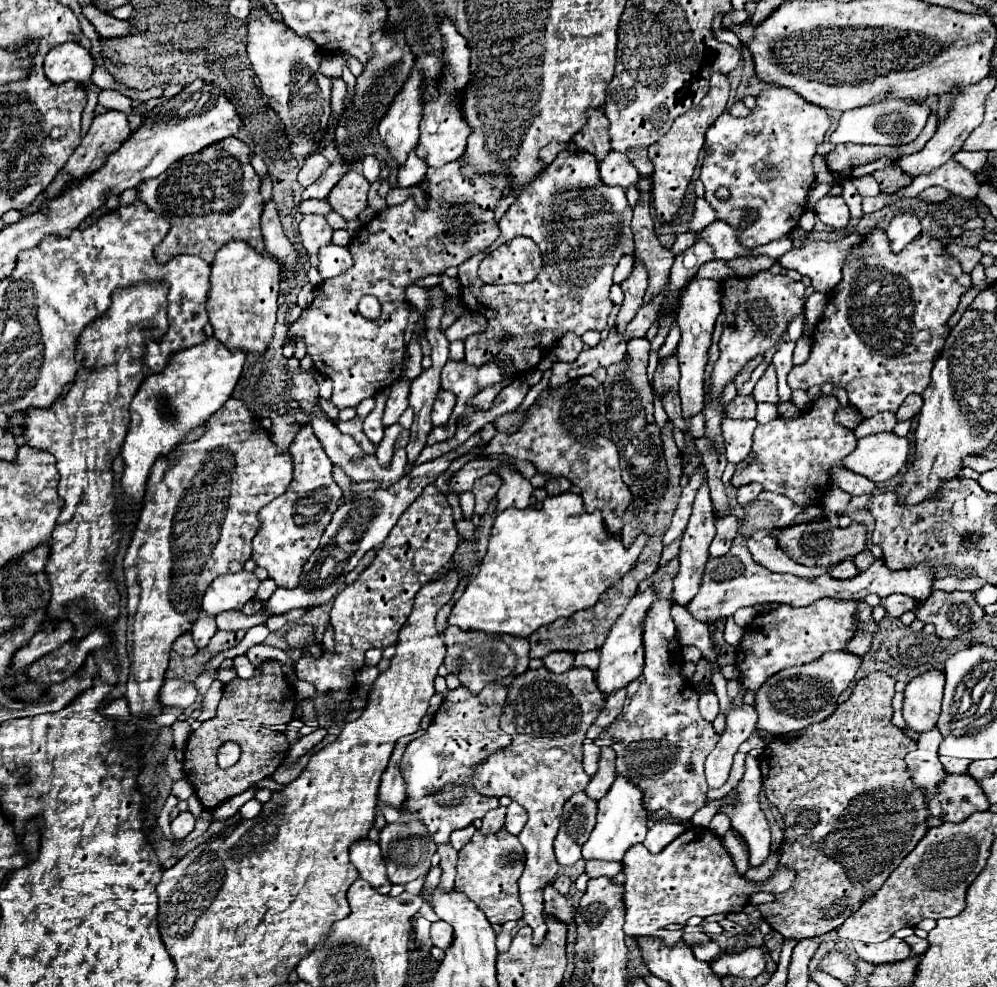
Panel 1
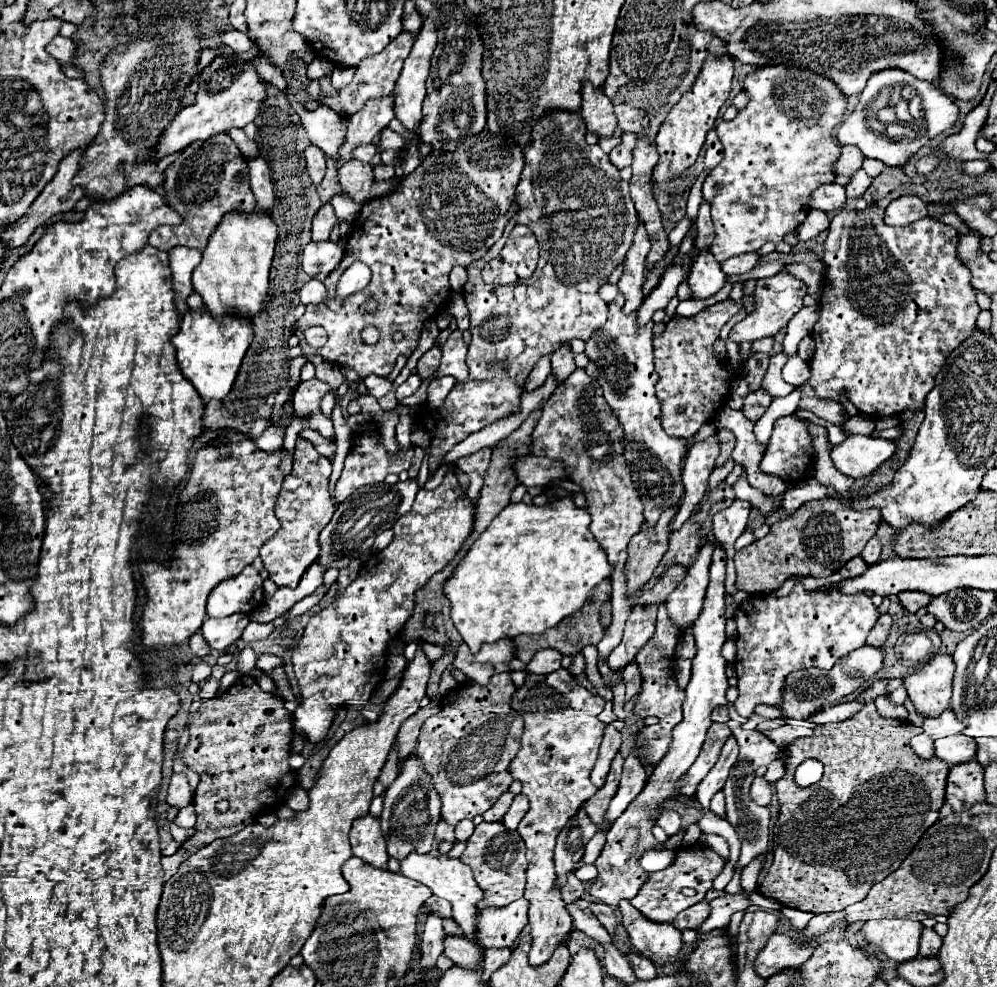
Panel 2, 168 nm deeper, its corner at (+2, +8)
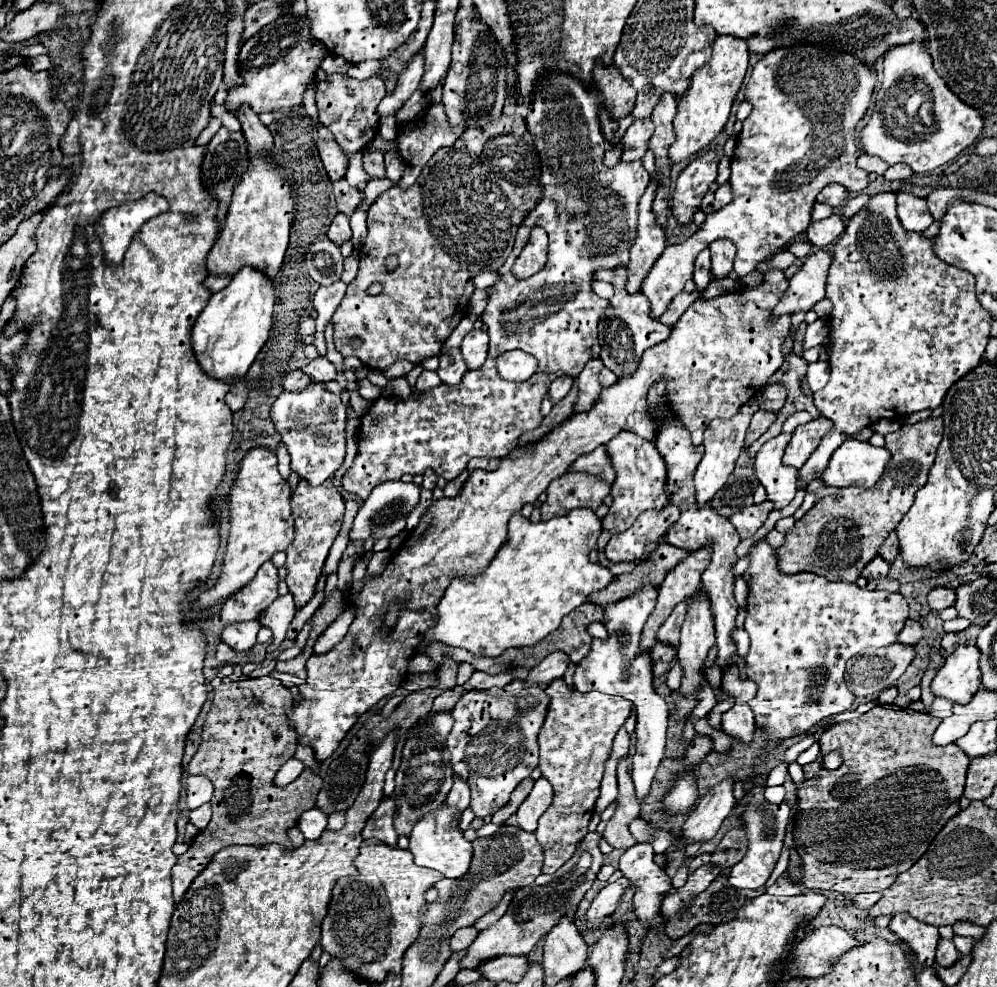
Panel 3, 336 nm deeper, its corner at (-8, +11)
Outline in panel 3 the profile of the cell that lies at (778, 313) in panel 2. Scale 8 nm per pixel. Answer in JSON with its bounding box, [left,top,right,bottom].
[774,251,832,317]

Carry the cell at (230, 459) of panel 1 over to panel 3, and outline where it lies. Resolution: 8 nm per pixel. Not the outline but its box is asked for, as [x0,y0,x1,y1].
[196,449,294,609]

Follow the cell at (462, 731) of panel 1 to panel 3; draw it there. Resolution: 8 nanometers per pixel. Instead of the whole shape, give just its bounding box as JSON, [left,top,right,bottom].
[446,681,548,817]

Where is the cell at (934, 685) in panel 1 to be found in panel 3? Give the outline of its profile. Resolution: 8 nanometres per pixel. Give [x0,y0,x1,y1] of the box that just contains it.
[932,645,980,703]

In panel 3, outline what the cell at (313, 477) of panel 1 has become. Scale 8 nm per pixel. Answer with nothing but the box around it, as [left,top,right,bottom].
[286,479,344,609]

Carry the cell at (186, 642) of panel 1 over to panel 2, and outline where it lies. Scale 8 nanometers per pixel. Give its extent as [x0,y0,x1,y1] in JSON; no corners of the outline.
[188,632,210,656]

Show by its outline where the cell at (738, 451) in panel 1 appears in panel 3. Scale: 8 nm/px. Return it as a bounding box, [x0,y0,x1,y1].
[756,433,796,509]

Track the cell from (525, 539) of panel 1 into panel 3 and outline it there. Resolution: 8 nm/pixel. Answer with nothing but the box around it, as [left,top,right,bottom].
[426,509,612,657]

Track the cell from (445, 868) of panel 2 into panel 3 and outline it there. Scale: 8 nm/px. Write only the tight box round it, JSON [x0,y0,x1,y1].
[410,805,472,877]

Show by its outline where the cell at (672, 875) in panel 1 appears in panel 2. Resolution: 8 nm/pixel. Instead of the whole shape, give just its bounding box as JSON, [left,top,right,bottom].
[630,844,724,922]

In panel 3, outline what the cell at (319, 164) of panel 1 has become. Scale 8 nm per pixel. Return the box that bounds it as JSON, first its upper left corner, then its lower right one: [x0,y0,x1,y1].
[318,125,348,181]

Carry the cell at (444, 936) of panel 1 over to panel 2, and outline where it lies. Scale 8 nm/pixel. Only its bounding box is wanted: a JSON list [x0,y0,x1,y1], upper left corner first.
[444,934,482,968]

